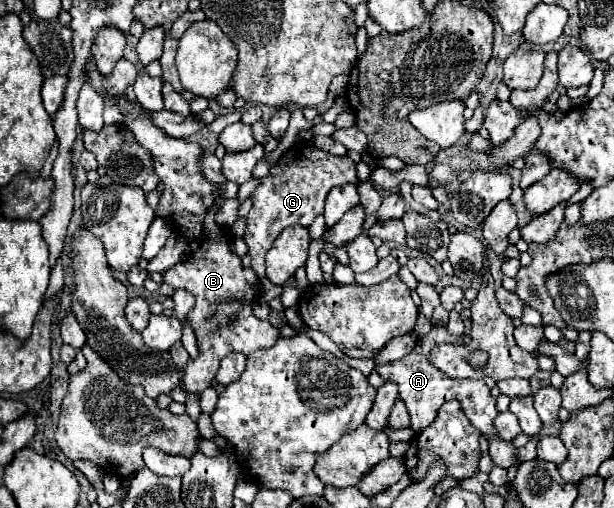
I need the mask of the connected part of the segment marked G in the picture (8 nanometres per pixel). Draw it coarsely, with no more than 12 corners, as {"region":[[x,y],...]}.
{"region":[[292,145],[252,193],[244,241],[258,279],[290,225],[310,225],[356,163]]}

